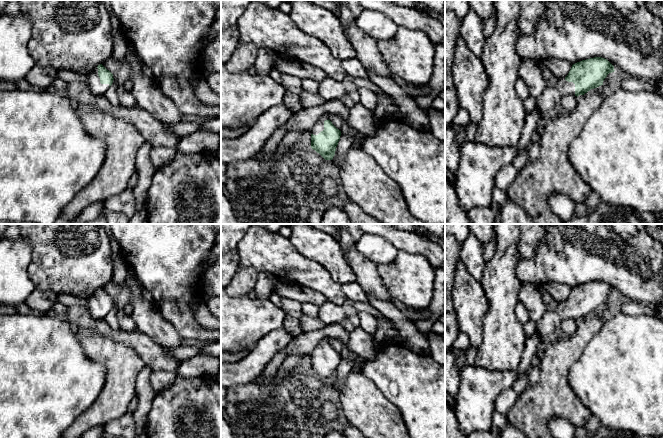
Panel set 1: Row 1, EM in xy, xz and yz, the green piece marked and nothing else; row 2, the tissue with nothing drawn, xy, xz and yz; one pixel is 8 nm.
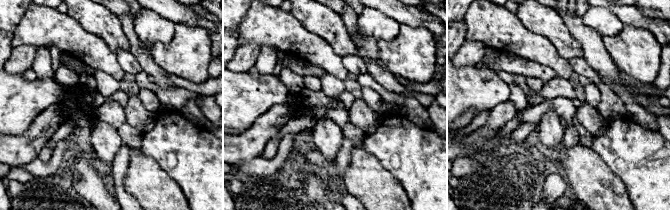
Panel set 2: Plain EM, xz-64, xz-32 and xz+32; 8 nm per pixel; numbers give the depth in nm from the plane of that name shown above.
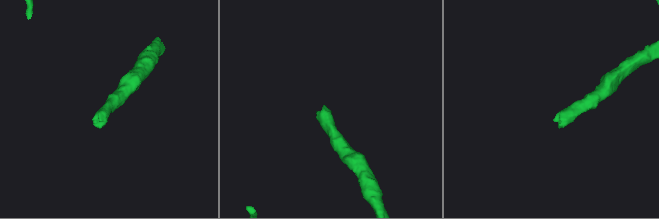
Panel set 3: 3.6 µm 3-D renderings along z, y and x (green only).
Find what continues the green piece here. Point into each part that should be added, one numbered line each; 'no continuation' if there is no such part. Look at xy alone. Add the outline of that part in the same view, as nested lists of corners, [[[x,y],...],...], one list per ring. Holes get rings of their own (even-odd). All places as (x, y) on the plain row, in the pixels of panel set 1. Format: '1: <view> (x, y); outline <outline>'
1: xy (95, 310); outline [[[97,291],[88,299],[87,309],[94,319],[104,319],[110,310],[109,308],[100,307]]]

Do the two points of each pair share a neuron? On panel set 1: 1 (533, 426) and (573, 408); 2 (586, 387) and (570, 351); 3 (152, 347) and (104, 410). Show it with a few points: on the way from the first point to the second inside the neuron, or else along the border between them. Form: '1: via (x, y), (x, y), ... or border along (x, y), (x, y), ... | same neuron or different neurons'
1: via (543, 416), (551, 408), (563, 408) | same neuron
2: border along (588, 342), (581, 356), (569, 370), (569, 385) | different neurons
3: border along (125, 344), (130, 346), (146, 365) | different neurons

